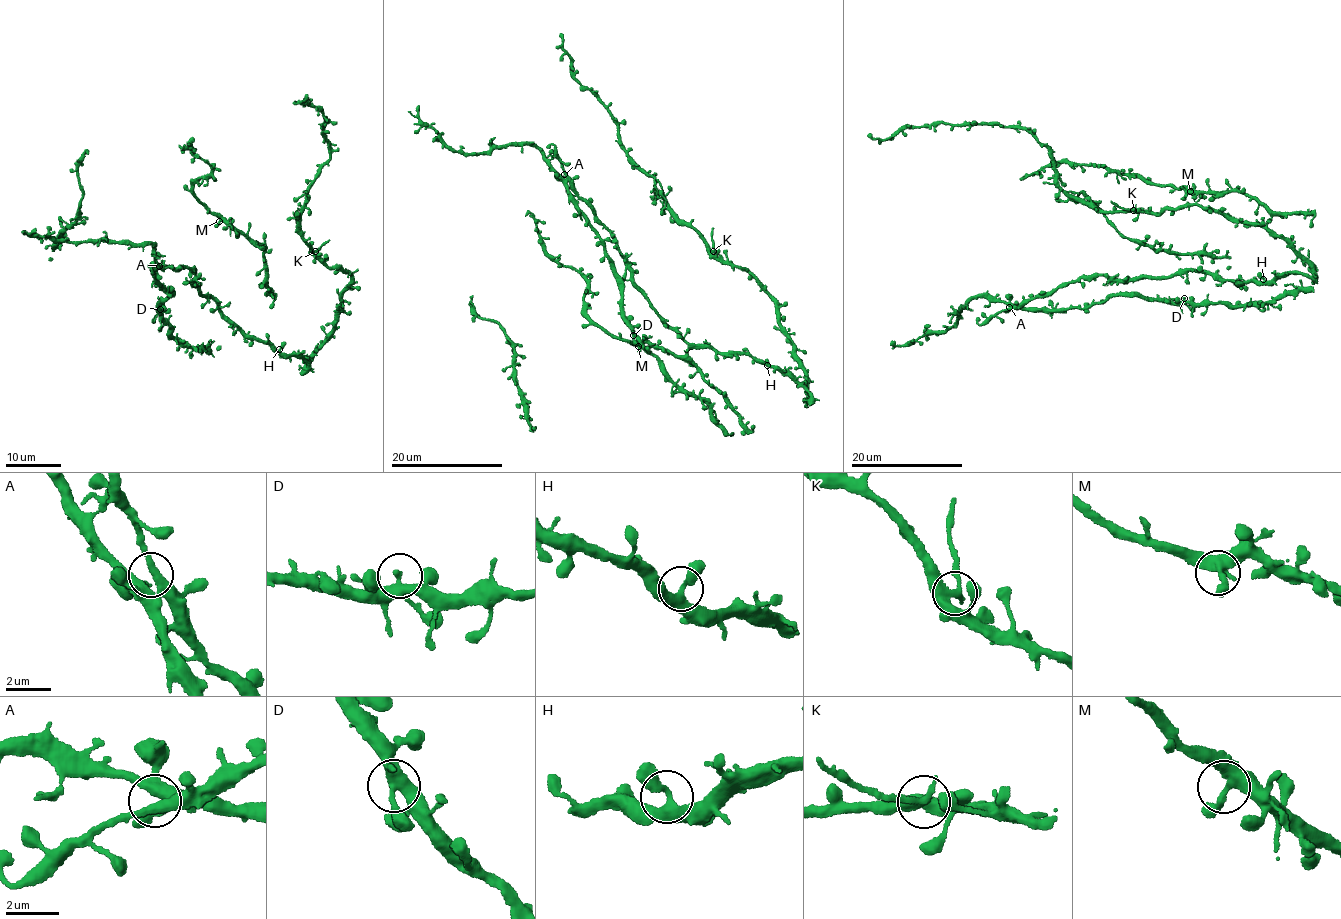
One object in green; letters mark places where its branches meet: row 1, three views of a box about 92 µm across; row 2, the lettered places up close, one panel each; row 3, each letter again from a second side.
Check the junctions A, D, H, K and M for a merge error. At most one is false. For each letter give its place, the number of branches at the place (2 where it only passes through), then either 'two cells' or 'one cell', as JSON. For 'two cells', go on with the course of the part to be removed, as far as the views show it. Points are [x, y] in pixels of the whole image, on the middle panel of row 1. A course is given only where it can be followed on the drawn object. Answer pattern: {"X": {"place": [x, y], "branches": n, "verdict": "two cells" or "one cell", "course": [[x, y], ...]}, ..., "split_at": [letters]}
{"A": {"place": [564, 174], "branches": 3, "verdict": "one cell"}, "D": {"place": [633, 335], "branches": 3, "verdict": "one cell"}, "H": {"place": [767, 365], "branches": 3, "verdict": "one cell"}, "K": {"place": [713, 251], "branches": 3, "verdict": "two cells", "course": [[713, 251], [713, 227]]}, "M": {"place": [638, 346], "branches": 3, "verdict": "one cell"}, "split_at": ["K"]}

